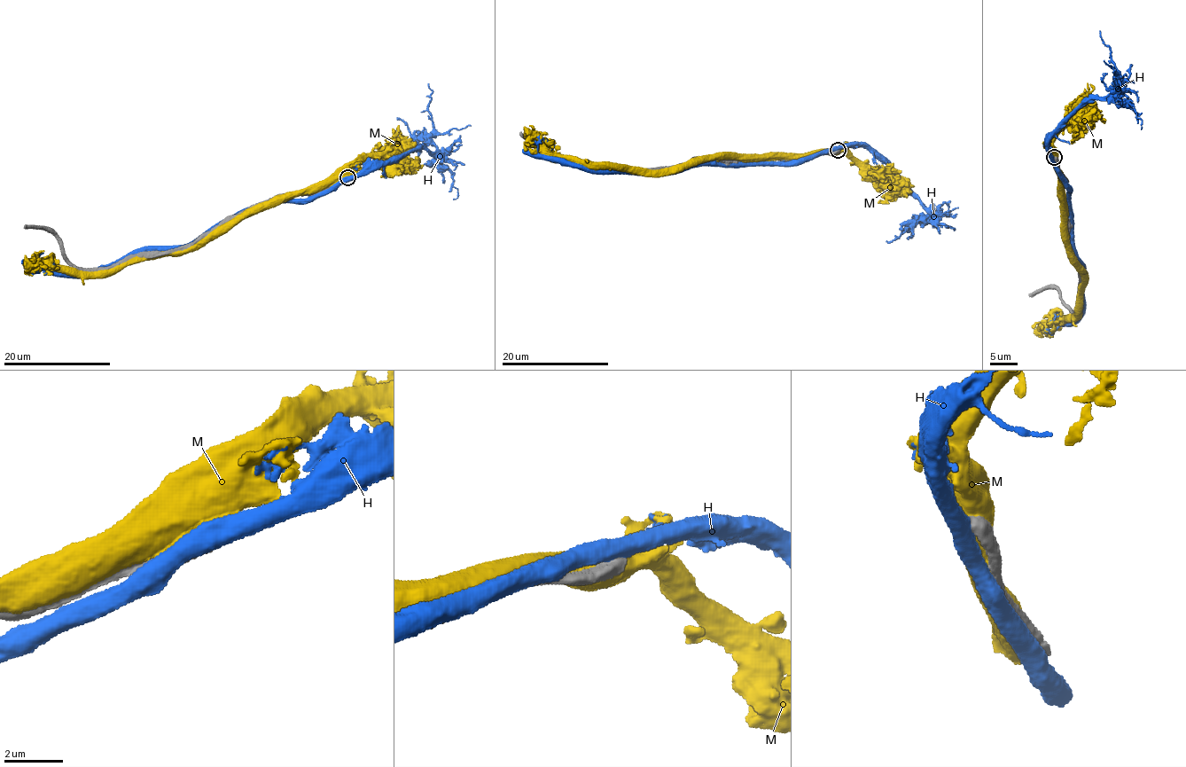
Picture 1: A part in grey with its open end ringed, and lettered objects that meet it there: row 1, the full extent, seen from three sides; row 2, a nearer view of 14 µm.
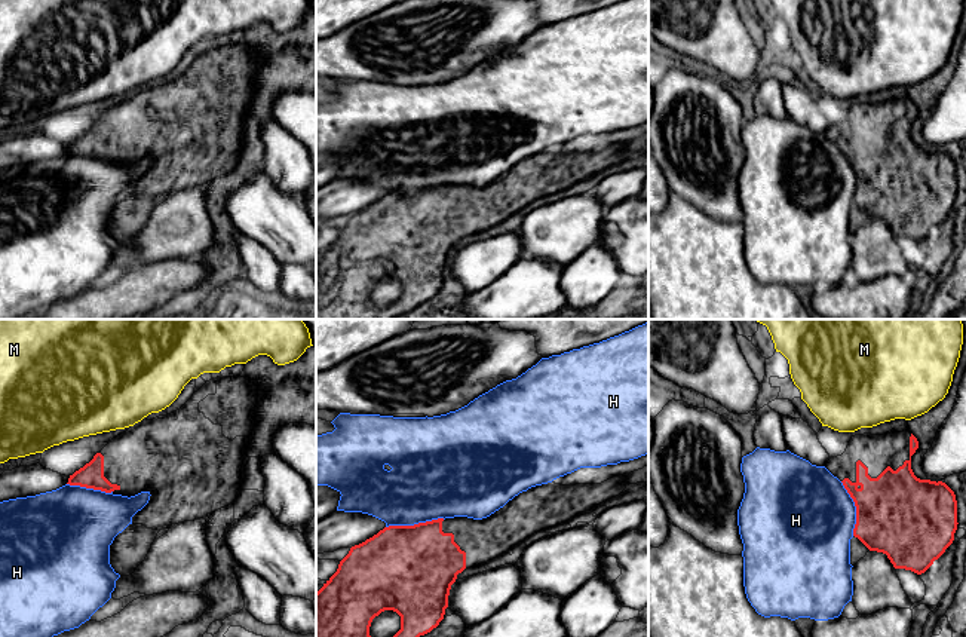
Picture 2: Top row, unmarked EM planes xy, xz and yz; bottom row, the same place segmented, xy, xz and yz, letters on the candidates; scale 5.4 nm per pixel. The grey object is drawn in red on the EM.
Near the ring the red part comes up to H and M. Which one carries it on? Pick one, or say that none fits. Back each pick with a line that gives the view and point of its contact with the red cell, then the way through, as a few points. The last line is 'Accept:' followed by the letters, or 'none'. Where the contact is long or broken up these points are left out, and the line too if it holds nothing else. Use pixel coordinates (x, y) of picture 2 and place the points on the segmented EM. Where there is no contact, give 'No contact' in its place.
Accept: none

